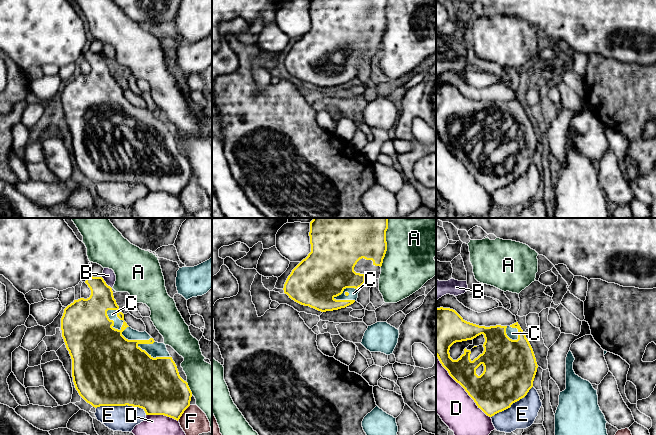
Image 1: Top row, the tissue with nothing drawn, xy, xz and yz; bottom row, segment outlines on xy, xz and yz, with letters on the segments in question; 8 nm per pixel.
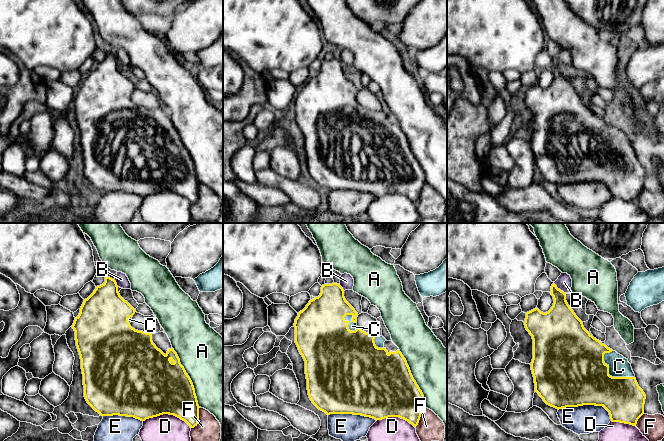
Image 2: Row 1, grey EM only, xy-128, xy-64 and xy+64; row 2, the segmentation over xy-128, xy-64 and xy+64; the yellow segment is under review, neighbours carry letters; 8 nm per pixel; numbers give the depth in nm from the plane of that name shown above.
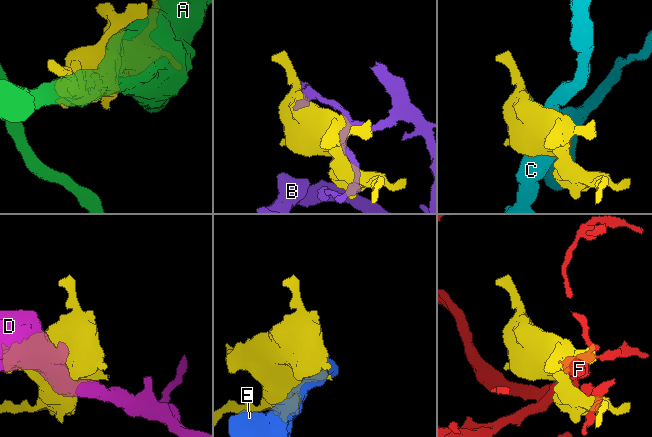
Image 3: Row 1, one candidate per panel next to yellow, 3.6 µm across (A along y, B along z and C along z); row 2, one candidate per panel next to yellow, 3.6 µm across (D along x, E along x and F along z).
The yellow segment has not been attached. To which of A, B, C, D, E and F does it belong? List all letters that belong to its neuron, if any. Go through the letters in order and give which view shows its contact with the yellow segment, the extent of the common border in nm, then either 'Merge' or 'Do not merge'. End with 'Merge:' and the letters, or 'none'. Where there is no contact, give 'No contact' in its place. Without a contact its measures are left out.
A: Touches yellow in xz. Shared border 360 nm. Do not merge
B: Touches yellow in xy. Shared border 130 nm. Do not merge
C: Touches yellow in xz. Shared border 220 nm. Merge
D: Touches yellow in yz. Shared border 650 nm. Do not merge
E: Touches yellow in xy. Shared border 420 nm. Do not merge
F: Touches yellow in xy. Shared border 170 nm. Do not merge
Merge: C

